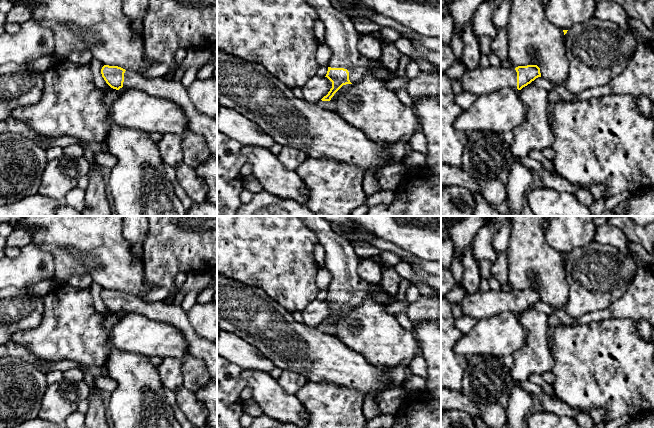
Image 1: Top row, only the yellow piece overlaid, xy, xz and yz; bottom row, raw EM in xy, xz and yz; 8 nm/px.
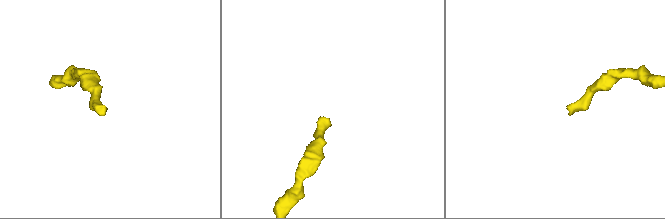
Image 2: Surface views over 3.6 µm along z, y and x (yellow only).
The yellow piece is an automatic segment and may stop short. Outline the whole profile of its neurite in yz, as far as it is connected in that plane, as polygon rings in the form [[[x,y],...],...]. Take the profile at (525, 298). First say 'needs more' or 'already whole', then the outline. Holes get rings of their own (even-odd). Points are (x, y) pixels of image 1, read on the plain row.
needs more; [[[537,289],[516,292],[479,290],[472,294],[466,293],[460,306],[463,315],[480,320],[505,311],[521,314],[538,301],[541,301],[541,297]]]

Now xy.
needs more; [[[104,289],[101,298],[113,313],[137,313],[148,319],[174,326],[188,342],[187,354],[205,361],[211,380],[217,383],[217,344],[197,336],[180,306],[164,301],[147,302],[141,298],[118,290]]]

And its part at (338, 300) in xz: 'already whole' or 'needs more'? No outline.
needs more

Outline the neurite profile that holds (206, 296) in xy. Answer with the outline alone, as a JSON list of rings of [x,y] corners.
[[[206,287],[197,297],[197,303],[205,304],[213,301],[214,290],[212,287]]]

